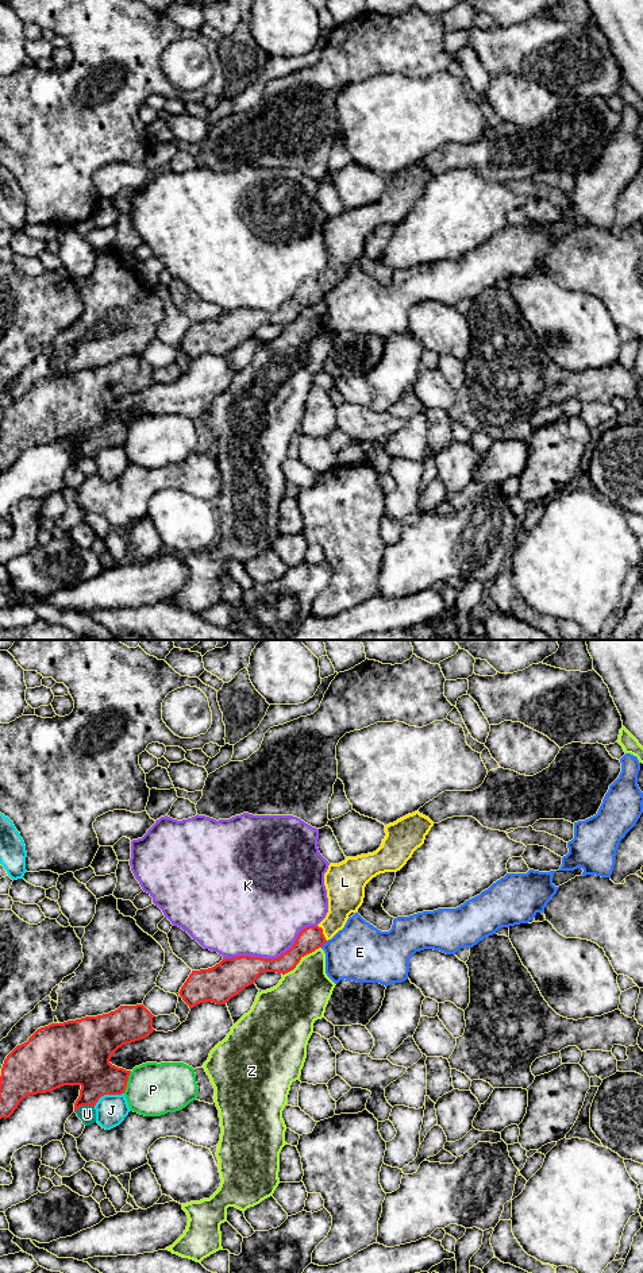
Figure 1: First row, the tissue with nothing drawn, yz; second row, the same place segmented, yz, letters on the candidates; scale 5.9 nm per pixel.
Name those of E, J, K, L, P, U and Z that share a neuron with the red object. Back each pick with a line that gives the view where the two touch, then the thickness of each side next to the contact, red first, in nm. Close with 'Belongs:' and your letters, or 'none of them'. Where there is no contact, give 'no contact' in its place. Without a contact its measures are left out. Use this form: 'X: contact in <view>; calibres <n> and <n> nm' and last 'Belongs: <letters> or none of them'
L: contact in yz; calibres 140 and 190 nm
Belongs: L

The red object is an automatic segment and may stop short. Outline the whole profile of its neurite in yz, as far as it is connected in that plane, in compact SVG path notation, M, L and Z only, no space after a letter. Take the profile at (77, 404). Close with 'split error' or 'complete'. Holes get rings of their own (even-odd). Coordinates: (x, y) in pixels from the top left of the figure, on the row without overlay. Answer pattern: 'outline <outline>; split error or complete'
outline M120 358L97 369L85 369L38 381L27 394L18 397L4 412L0 428L0 471L9 470L30 447L51 444L63 437L80 437L74 464L82 458L95 459L104 447L122 447L131 423L109 414L123 397L149 389L154 367L143 358Z; complete

